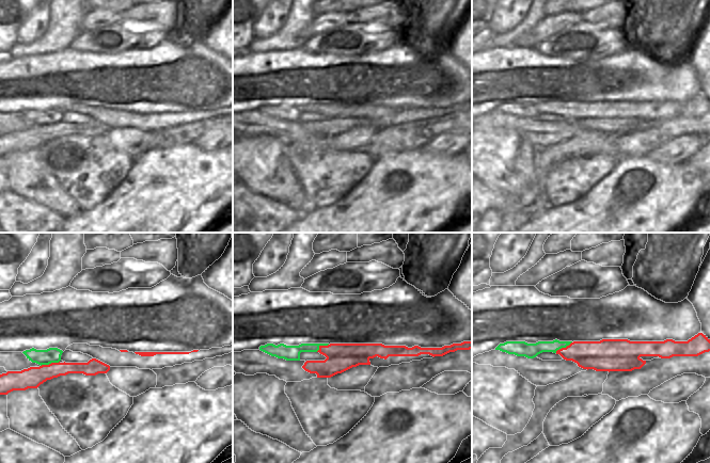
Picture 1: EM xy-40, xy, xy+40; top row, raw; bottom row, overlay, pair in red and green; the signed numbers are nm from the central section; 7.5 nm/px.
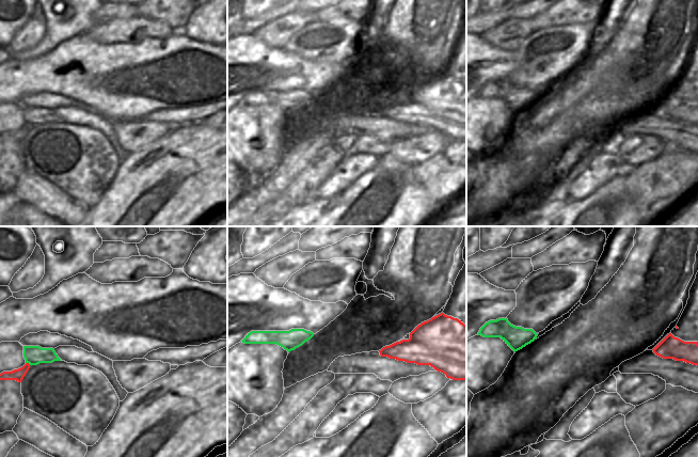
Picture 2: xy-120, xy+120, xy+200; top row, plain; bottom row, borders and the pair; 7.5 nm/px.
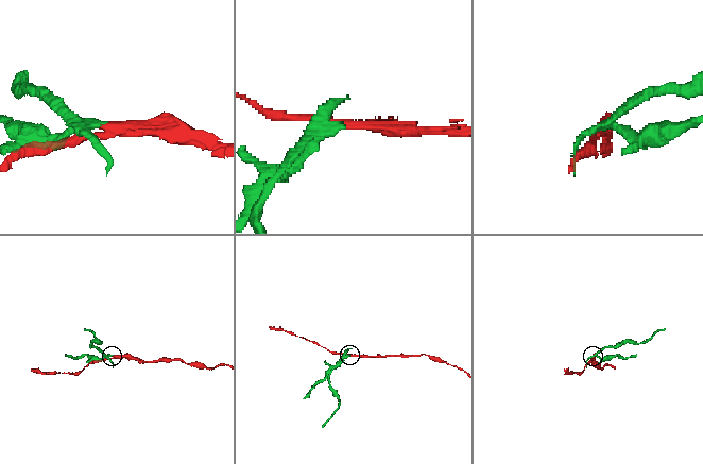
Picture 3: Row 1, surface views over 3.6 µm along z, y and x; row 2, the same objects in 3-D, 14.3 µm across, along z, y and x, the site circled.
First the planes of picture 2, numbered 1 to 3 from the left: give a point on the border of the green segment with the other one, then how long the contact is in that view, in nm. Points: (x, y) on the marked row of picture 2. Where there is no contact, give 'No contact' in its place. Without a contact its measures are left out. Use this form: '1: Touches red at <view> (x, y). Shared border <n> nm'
1: Touches red at xy-120 (28, 363). Shared border 40 nm
2: No contact
3: No contact.

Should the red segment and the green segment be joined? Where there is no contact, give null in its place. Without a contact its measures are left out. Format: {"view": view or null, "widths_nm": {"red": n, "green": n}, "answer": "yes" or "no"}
{"view": "xy-40", "widths_nm": {"red": 160, "green": 110}, "answer": "no"}

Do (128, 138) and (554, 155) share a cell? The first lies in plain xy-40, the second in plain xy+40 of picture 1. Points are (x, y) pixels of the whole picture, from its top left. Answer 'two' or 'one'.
one

